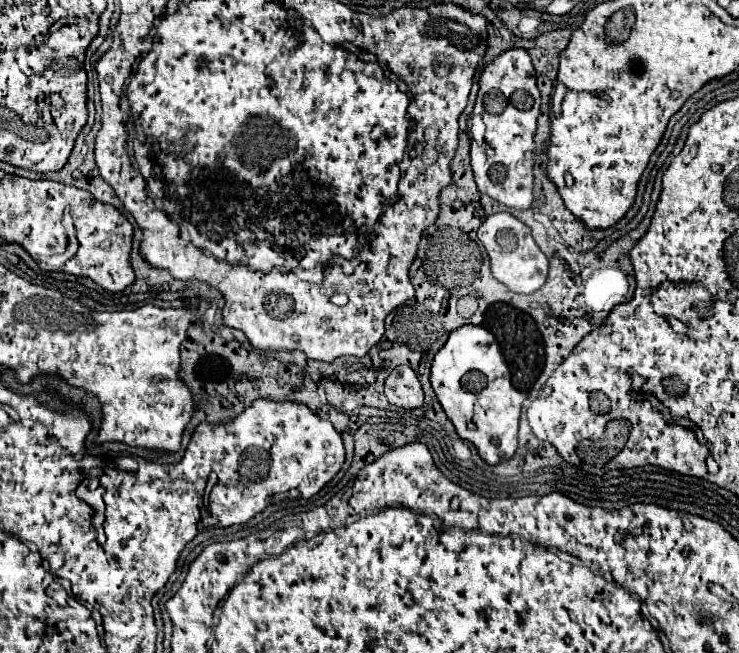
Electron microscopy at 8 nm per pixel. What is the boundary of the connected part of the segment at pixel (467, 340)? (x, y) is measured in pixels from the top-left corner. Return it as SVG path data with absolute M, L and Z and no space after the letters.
M463 325L451 331L447 343L431 363L431 385L459 437L471 441L489 465L513 457L517 449L519 413L527 393L513 387L501 347L487 329Z

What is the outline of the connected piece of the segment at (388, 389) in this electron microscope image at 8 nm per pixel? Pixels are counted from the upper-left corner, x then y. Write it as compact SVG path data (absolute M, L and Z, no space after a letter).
M395 367L385 379L385 395L391 405L415 409L423 405L423 389L411 367Z

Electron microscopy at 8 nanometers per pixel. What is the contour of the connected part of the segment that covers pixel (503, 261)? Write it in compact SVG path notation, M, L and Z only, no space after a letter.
M495 213L483 221L477 235L487 249L487 255L491 259L491 271L497 281L505 283L515 293L533 293L543 287L543 281L547 279L549 259L537 247L531 229L525 223L521 223L511 213Z

